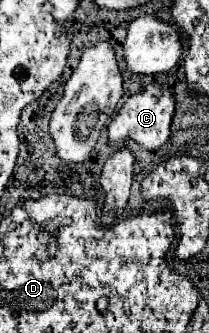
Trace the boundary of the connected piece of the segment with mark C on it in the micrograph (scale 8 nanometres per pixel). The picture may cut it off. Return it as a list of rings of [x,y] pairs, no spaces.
[[[158,84],[146,86],[142,92],[130,96],[120,112],[114,116],[112,124],[108,126],[108,142],[110,144],[122,144],[126,140],[134,140],[138,146],[146,150],[158,150],[170,136],[170,122],[174,114],[174,98],[168,88],[162,88]]]

